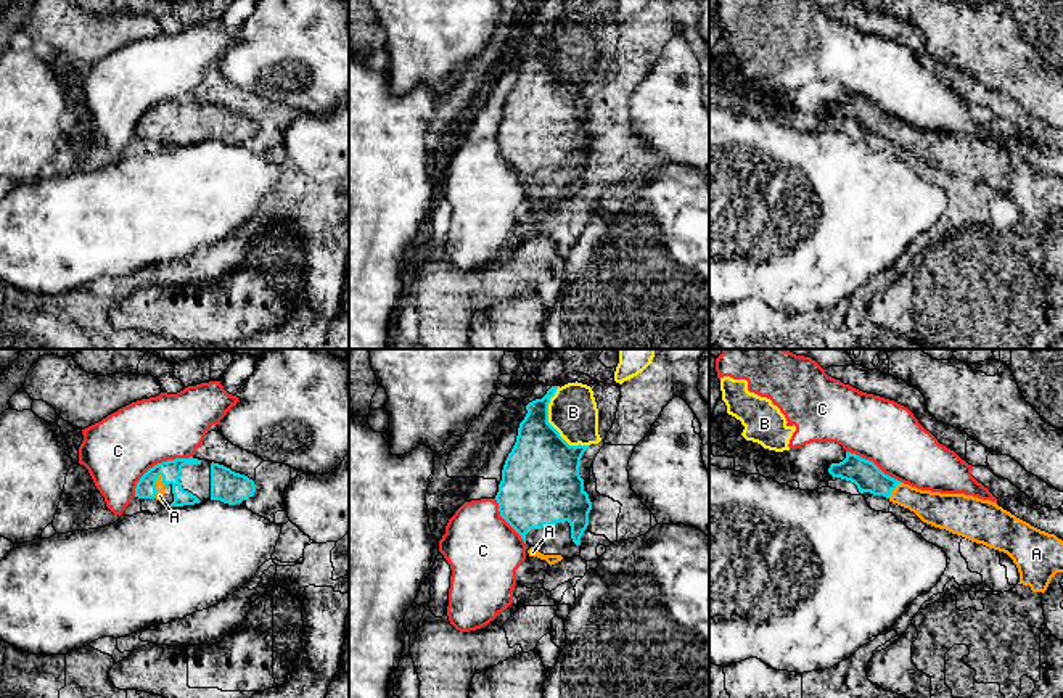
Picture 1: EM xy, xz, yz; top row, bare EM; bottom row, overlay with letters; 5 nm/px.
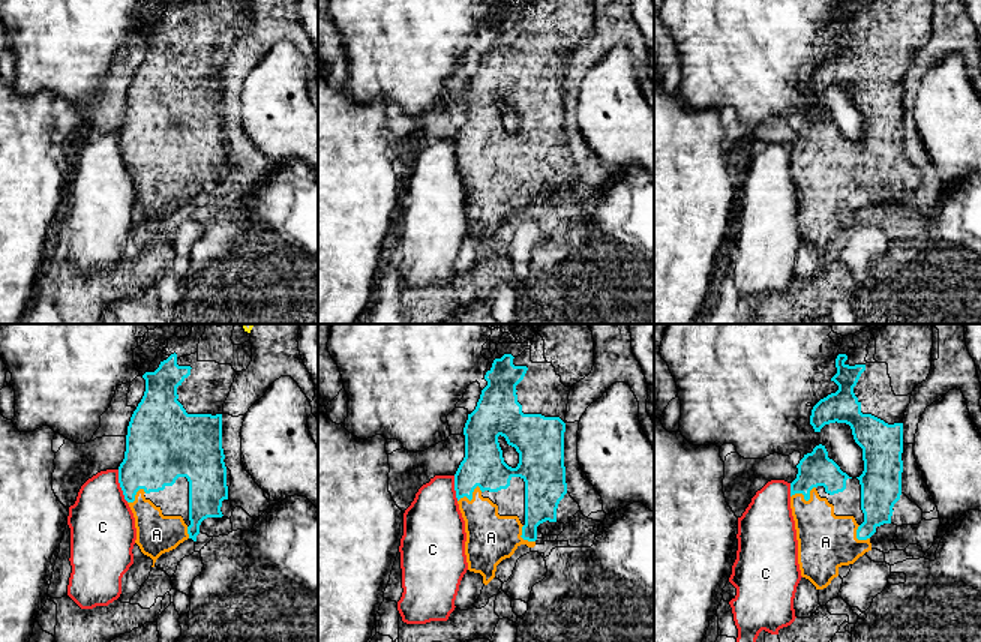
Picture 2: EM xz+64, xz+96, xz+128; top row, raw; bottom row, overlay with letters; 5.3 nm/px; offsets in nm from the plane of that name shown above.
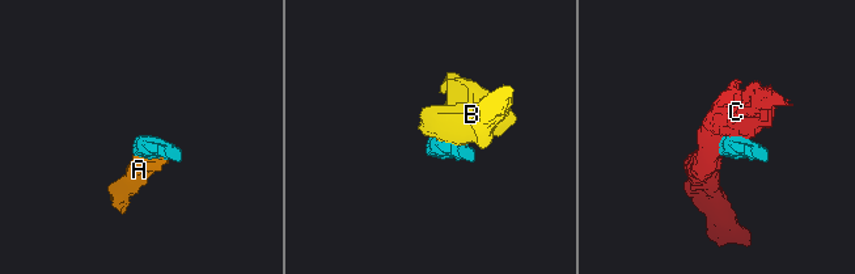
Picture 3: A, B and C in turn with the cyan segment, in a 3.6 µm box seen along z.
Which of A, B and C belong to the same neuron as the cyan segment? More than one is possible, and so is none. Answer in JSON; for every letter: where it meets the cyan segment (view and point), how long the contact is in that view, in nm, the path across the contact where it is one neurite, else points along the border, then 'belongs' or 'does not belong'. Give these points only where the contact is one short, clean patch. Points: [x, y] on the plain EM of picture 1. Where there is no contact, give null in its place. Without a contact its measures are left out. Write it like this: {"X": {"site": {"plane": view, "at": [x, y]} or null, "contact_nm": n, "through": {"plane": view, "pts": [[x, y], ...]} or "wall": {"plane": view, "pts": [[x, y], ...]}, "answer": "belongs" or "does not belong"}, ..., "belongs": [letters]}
{"A": {"site": {"plane": "xy", "at": [155, 126]}, "contact_nm": 130, "answer": "belongs"}, "B": {"site": {"plane": "xz", "at": [550, 65]}, "contact_nm": 340, "answer": "does not belong"}, "C": {"site": {"plane": "xy", "at": [158, 103]}, "contact_nm": 360, "answer": "does not belong"}, "belongs": ["A"]}

